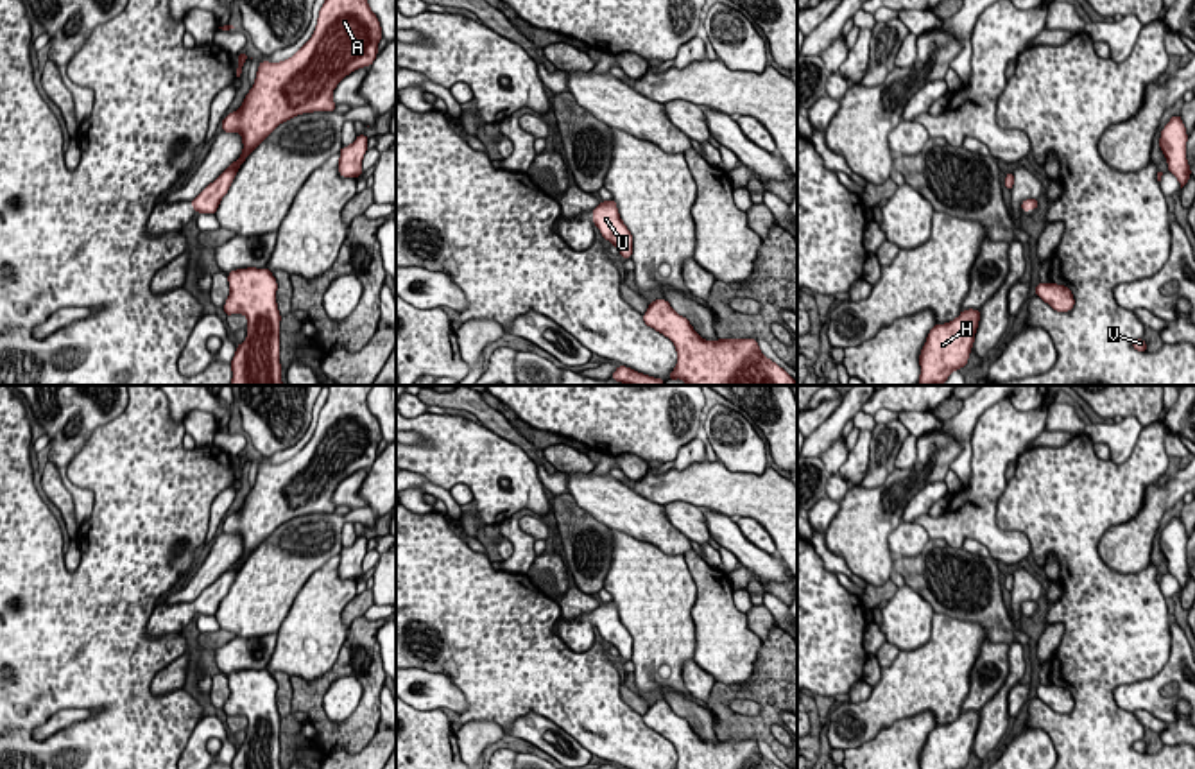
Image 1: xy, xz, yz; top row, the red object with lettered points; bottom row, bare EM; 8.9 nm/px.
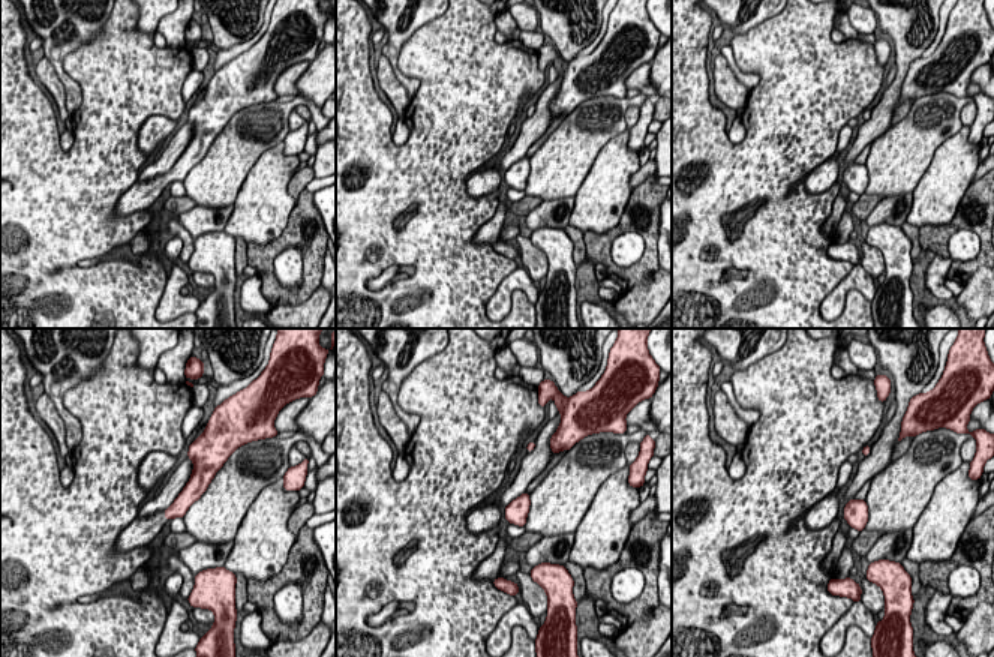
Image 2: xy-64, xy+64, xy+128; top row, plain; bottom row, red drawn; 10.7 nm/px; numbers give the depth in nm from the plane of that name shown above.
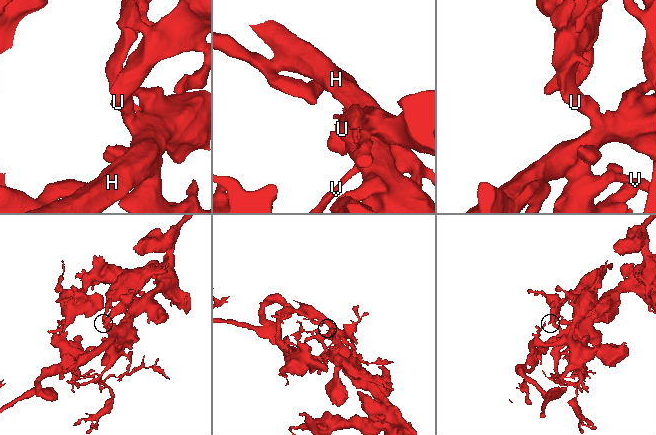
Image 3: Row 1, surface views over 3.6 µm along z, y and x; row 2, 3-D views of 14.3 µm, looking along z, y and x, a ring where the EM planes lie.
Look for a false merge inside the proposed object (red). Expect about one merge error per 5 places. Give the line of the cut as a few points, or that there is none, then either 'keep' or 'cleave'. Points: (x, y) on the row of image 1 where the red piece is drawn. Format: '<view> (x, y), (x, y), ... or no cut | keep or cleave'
no cut | keep

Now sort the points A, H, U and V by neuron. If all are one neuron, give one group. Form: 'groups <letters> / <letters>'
groups A H U V

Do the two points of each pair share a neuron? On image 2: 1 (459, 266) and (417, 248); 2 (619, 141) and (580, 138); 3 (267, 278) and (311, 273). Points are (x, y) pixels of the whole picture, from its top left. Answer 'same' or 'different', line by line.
1: same
2: different
3: same

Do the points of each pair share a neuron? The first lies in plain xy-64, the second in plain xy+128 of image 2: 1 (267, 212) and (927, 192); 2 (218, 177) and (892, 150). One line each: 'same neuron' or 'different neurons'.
1: same neuron
2: same neuron

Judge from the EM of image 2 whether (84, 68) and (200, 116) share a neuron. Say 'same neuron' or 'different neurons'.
different neurons

